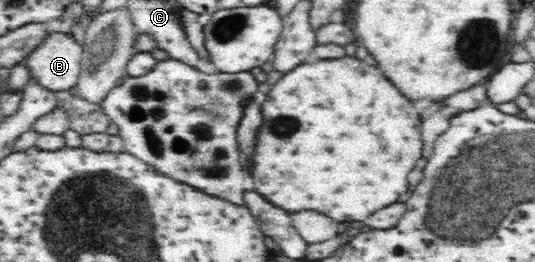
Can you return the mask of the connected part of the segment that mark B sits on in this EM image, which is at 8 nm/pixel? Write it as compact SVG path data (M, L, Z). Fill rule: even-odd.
M46 33L47 39L24 57L22 64L30 70L32 79L53 91L68 91L76 87L81 75L83 45L71 34Z

